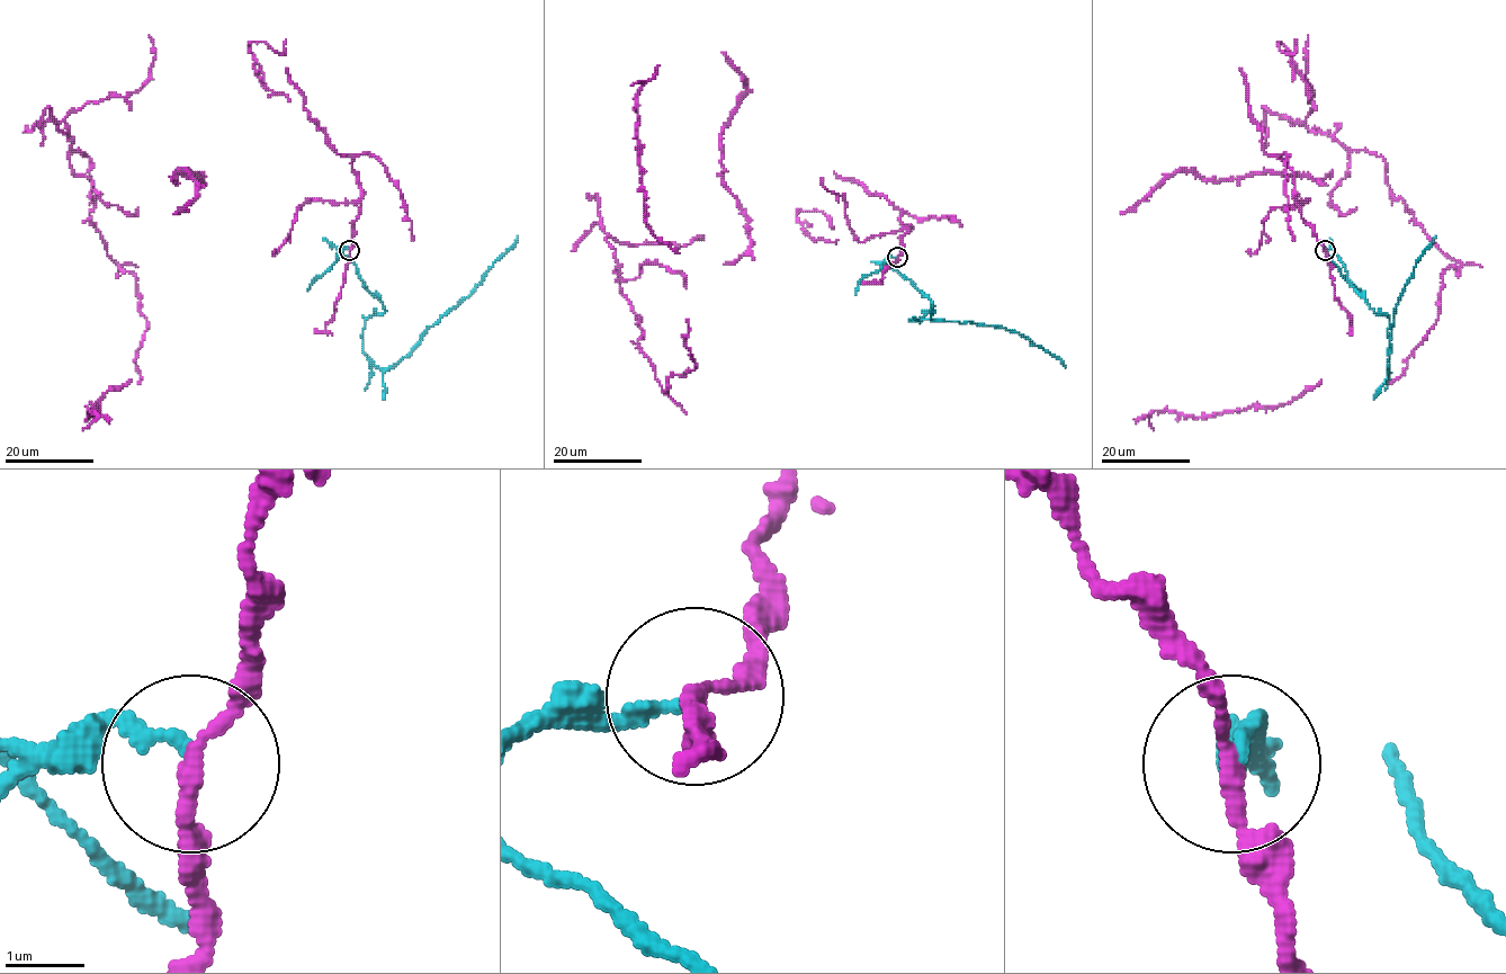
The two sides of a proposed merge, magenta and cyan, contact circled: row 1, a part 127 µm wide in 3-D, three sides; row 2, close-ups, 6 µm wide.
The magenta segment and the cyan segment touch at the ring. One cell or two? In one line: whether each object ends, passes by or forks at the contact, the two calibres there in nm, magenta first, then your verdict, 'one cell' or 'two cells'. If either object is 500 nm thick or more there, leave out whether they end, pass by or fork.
magenta passes by; cyan ends; calibres 190 and 160 nm; two cells

